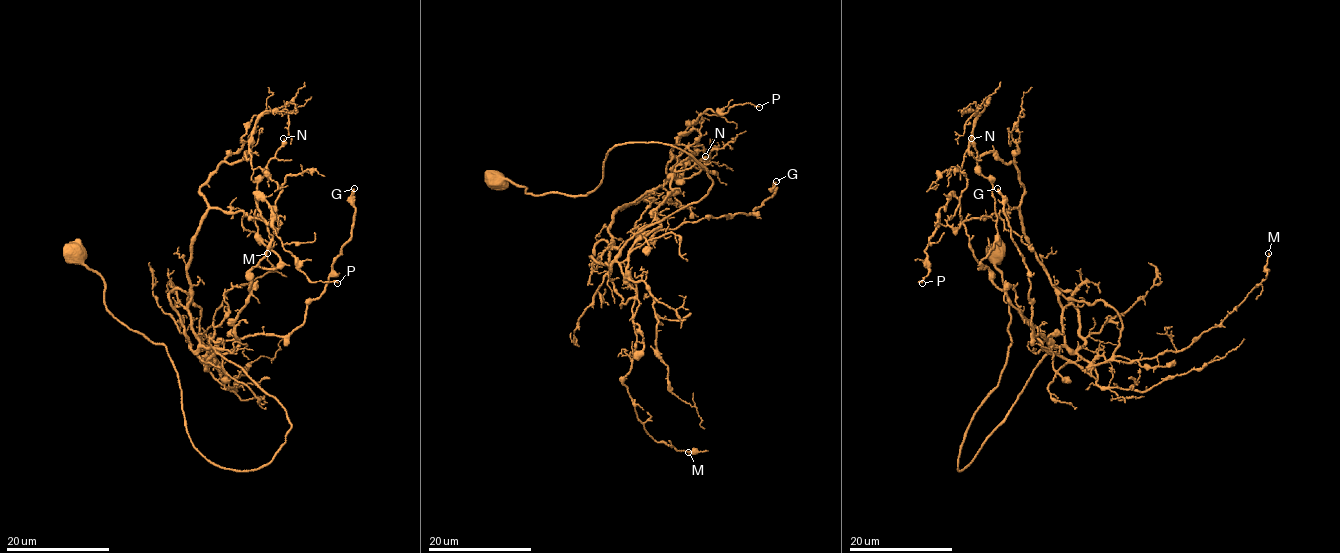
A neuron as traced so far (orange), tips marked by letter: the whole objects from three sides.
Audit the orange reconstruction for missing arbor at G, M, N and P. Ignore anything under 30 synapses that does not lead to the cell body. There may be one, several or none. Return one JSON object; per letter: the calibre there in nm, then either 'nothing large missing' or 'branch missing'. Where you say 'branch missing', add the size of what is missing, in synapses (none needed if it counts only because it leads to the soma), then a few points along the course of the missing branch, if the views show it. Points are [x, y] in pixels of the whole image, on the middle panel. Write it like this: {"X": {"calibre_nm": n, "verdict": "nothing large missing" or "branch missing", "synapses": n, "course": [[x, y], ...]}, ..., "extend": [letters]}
{"G": {"calibre_nm": 400, "verdict": "branch missing", "synapses": 45, "course": [[776, 181], [773, 176], [786, 166], [813, 114], [829, 99], [834, 99], [832, 103]]}, "M": {"calibre_nm": 140, "verdict": "nothing large missing"}, "N": {"calibre_nm": 360, "verdict": "nothing large missing"}, "P": {"calibre_nm": 220, "verdict": "nothing large missing"}, "extend": ["G"]}

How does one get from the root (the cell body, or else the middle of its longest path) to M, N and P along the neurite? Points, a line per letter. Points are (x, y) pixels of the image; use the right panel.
M: (993, 253), (1011, 345), (960, 471), (1050, 350), (1085, 369), (1184, 350), (1266, 276), (1268, 253)
N: (993, 253), (1011, 345), (998, 386), (970, 423), (960, 471), (1052, 354), (980, 268), (997, 214), (971, 138)
P: (993, 253), (1011, 345), (960, 471), (1052, 352), (974, 256), (956, 196), (939, 210), (922, 283)

